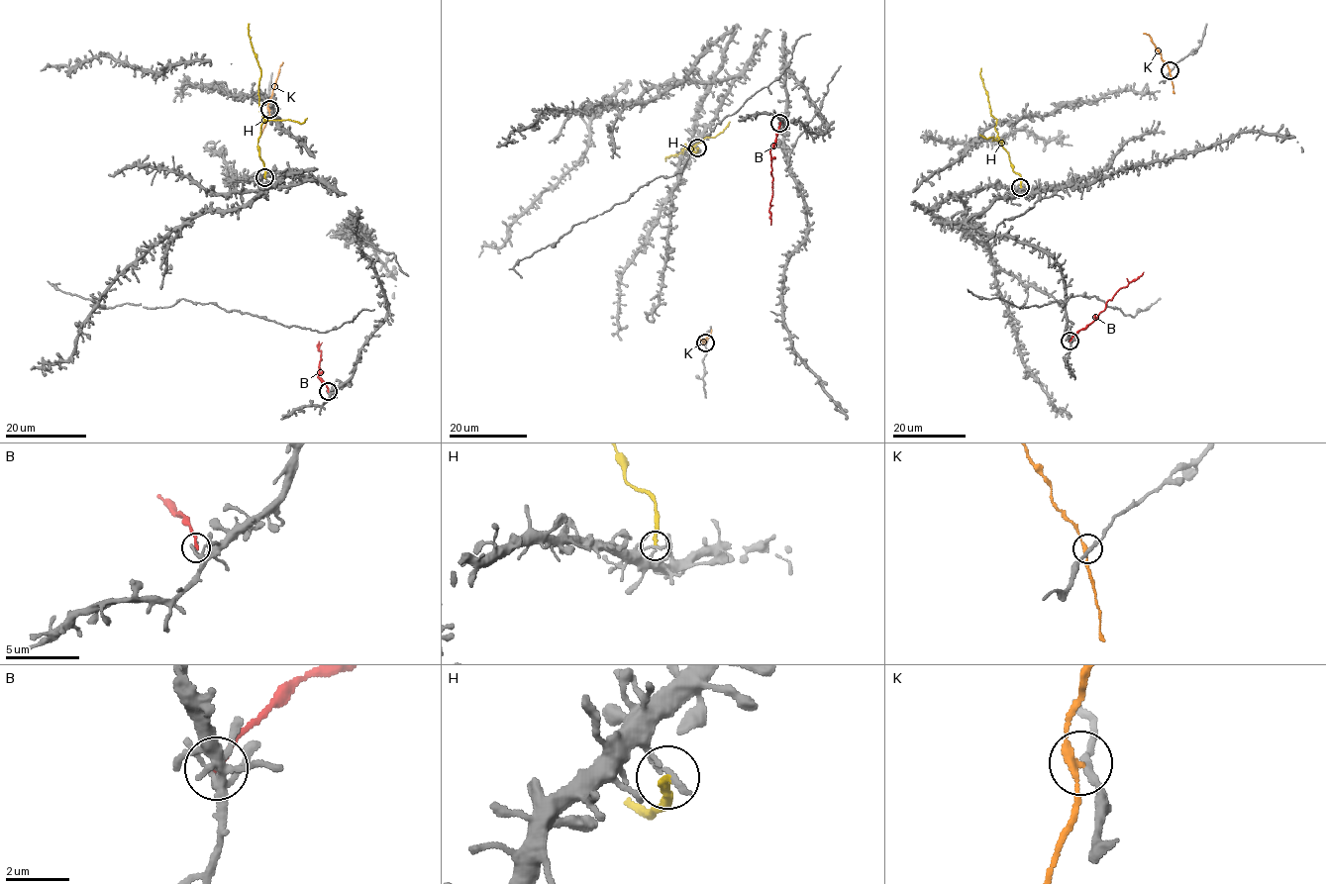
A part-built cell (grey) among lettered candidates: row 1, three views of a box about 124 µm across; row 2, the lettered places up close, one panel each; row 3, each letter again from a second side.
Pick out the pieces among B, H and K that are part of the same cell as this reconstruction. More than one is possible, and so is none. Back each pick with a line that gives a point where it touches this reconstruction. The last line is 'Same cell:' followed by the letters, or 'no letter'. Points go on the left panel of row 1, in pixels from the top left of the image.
Same cell: no letter

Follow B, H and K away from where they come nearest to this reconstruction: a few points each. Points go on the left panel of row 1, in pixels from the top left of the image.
B: (328, 391), (318, 377), (321, 353), (318, 342)
H: (264, 177), (257, 145), (263, 119), (259, 105), (260, 76), (249, 24)
K: (269, 109), (267, 104), (283, 62)

